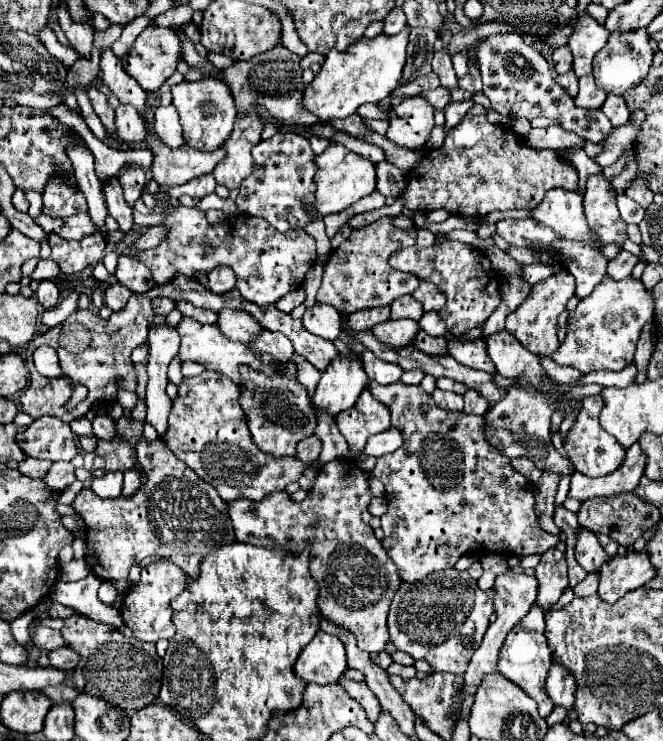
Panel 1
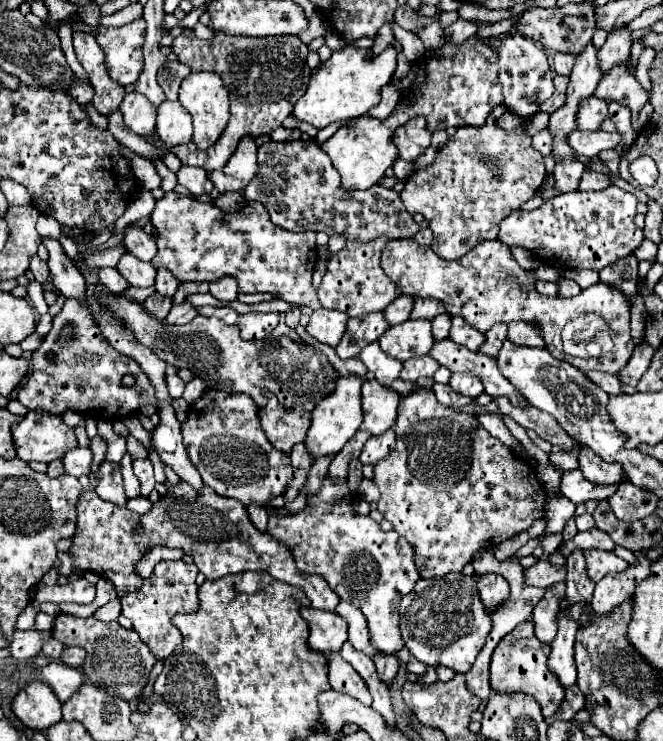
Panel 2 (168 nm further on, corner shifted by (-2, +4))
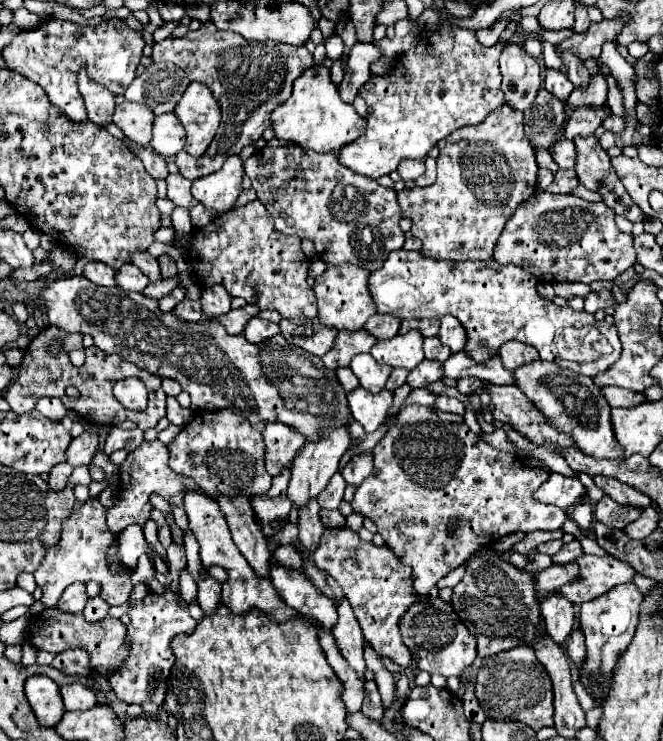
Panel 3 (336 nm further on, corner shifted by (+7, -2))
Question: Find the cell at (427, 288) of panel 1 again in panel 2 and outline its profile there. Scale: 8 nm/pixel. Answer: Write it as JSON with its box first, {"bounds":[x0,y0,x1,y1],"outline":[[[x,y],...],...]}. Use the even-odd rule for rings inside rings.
{"bounds":[410,298,444,320],"outline":[[[414,298],[414,310],[410,314],[412,320],[424,318],[424,320],[432,320],[438,314],[444,314],[444,304],[440,304],[438,300],[426,300],[426,298]]]}

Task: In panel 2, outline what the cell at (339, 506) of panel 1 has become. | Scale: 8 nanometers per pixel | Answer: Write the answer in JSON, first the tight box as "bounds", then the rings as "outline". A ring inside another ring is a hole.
{"bounds":[268,478,420,654],"outline":[[[330,478],[324,480],[322,490],[318,496],[310,498],[306,510],[292,514],[292,516],[276,516],[276,512],[270,512],[268,520],[268,534],[272,534],[276,540],[282,540],[292,552],[294,560],[300,568],[300,572],[308,574],[320,574],[328,586],[342,598],[358,606],[366,620],[368,628],[372,634],[372,644],[386,652],[386,654],[396,654],[404,648],[404,640],[400,636],[400,600],[404,594],[410,594],[420,580],[420,574],[414,564],[414,550],[412,546],[396,532],[384,532],[380,524],[376,524],[370,516],[358,516],[352,512],[352,498],[354,494],[350,492],[348,484],[332,484]]]}

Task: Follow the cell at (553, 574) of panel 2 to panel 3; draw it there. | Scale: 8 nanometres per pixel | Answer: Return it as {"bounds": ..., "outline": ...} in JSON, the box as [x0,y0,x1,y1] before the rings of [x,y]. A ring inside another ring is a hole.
{"bounds":[533,562,579,592],"outline":[[[575,562],[571,564],[551,564],[545,570],[537,570],[533,572],[533,580],[535,580],[535,590],[537,592],[551,592],[561,588],[565,582],[573,580],[577,576],[579,568]]]}

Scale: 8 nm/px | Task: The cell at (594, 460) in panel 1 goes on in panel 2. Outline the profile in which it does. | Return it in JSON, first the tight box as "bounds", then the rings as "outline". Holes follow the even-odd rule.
{"bounds":[578,446,626,486],"outline":[[[588,446],[582,448],[578,462],[580,462],[580,470],[582,470],[584,478],[592,480],[596,484],[608,486],[608,484],[620,484],[626,480],[622,466],[604,462],[600,456],[596,456],[592,450],[588,450]]]}

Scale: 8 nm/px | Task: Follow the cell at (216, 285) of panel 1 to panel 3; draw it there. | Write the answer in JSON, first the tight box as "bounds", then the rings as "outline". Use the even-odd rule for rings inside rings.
{"bounds":[201,286,231,318],"outline":[[[223,286],[215,288],[203,288],[201,292],[201,304],[203,304],[203,314],[207,318],[221,316],[231,310],[231,296],[227,296],[227,290]]]}

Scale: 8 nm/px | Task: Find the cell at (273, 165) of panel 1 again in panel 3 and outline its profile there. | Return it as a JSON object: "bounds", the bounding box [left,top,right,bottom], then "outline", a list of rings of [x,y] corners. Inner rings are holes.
{"bounds":[245,146,405,272],"outline":[[[265,146],[257,150],[249,160],[245,160],[245,174],[251,178],[257,198],[273,216],[275,228],[285,236],[299,236],[311,240],[319,258],[329,264],[351,262],[373,272],[383,266],[383,260],[387,260],[387,254],[391,250],[401,248],[405,242],[405,234],[399,228],[401,212],[395,198],[395,190],[383,188],[375,180],[367,180],[367,176],[355,176],[355,172],[343,168],[335,160],[333,152],[317,154],[299,146]]]}

